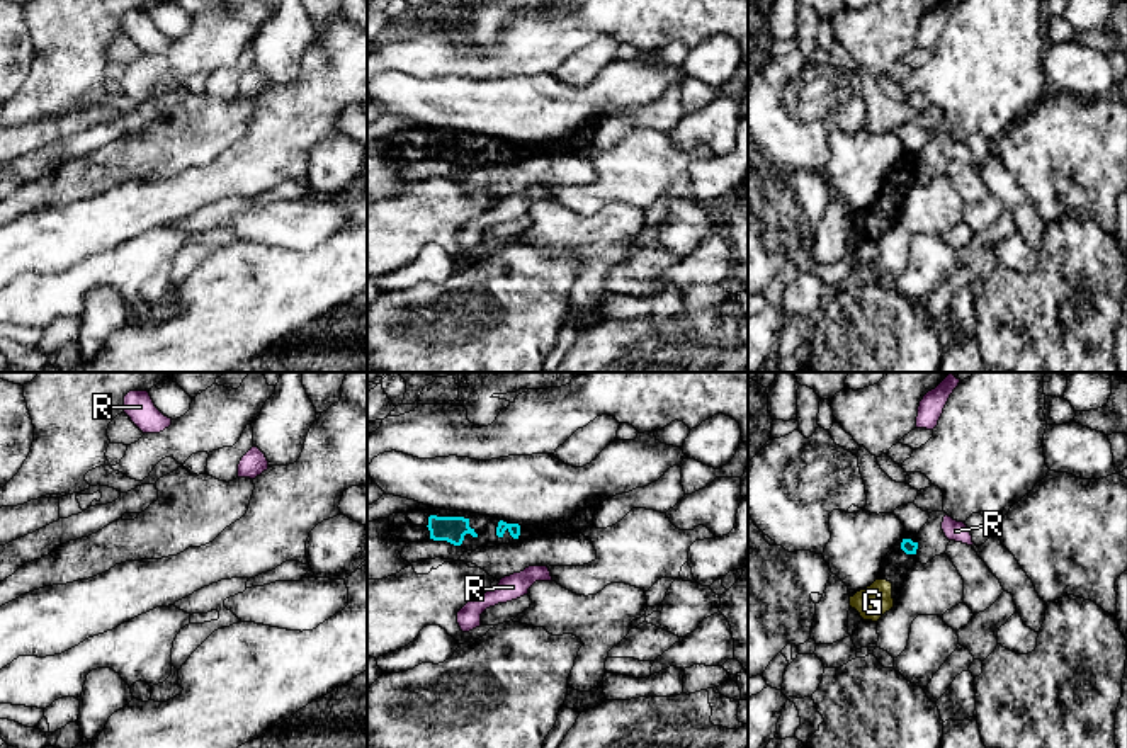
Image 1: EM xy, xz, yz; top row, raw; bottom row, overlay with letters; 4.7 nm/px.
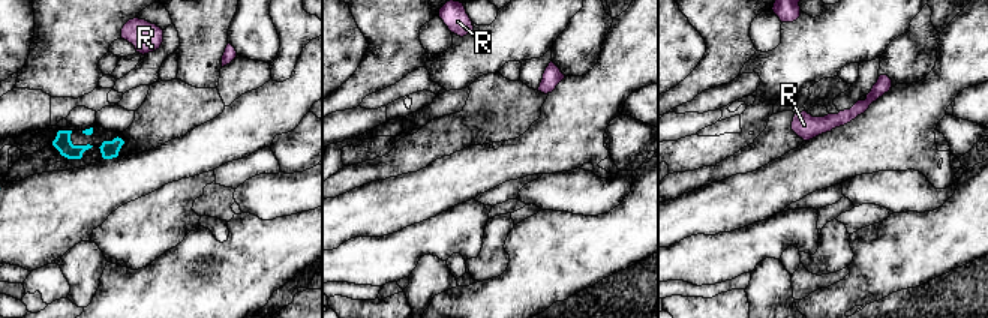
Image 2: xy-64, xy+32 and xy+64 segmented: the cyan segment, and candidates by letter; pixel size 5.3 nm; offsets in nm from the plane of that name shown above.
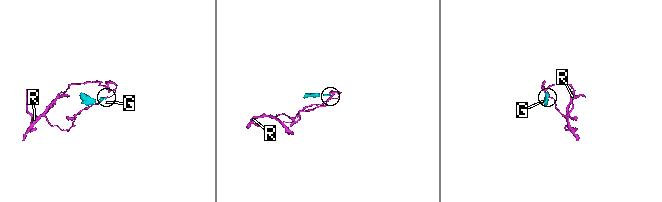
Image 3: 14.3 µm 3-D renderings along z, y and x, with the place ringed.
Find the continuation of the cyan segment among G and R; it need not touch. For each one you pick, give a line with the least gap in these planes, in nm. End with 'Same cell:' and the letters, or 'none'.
G: Distance 160 nm
Same cell: G

